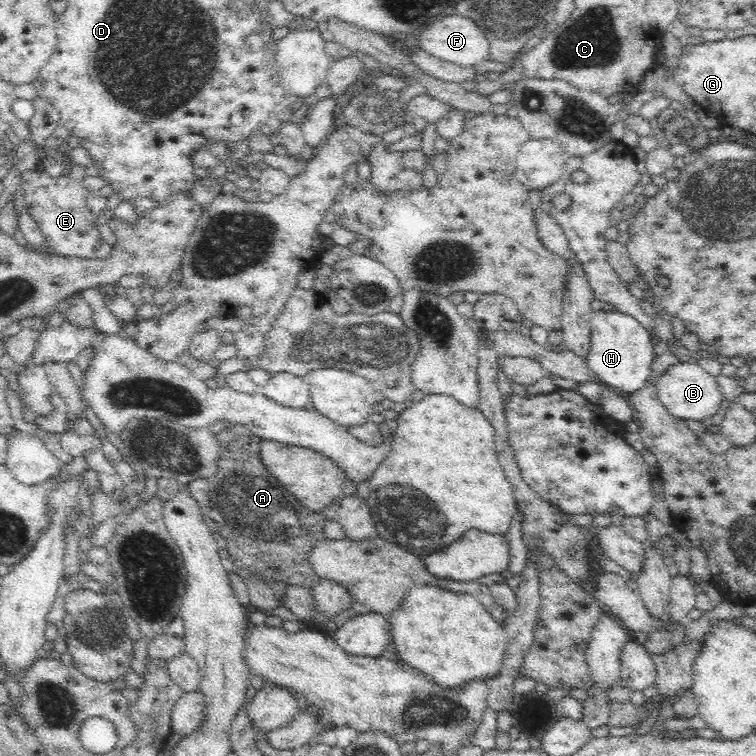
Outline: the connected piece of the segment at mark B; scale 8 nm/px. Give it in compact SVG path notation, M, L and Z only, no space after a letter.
M678 363L672 365L657 379L655 388L661 404L666 411L682 421L693 420L702 422L714 416L723 401L715 376L704 371L697 363Z

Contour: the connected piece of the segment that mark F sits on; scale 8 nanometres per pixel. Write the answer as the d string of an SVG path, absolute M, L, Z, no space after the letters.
M453 11L443 16L446 16L446 18L436 18L419 31L416 37L420 48L428 52L430 56L462 67L474 67L489 59L488 39L476 22Z

